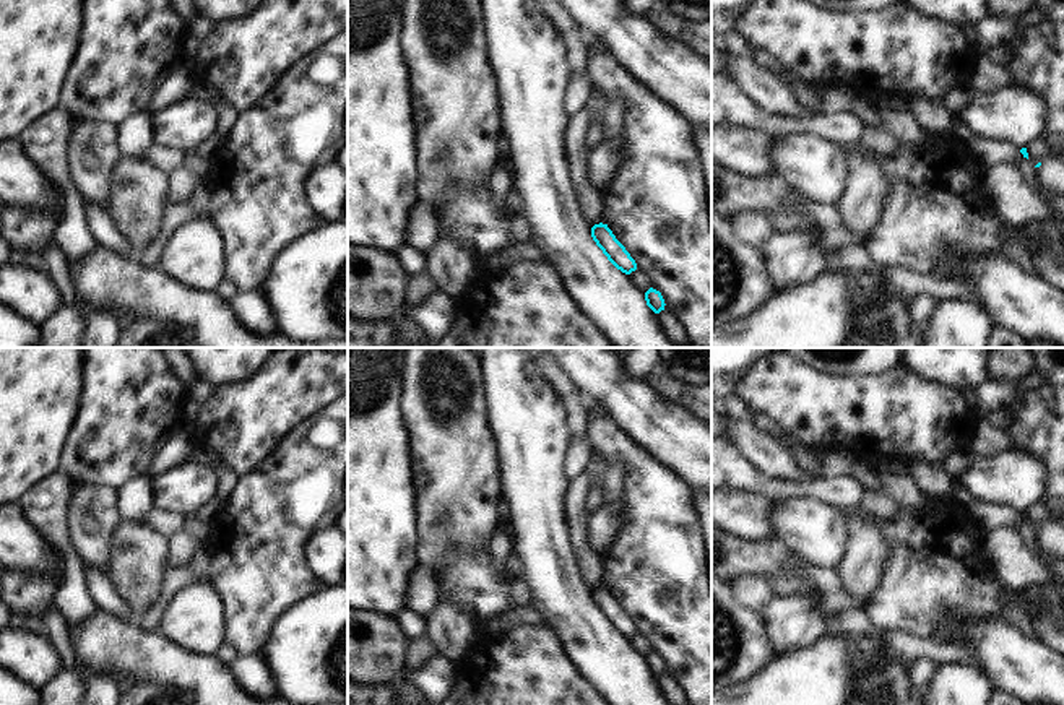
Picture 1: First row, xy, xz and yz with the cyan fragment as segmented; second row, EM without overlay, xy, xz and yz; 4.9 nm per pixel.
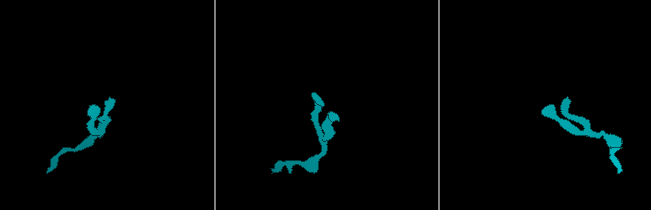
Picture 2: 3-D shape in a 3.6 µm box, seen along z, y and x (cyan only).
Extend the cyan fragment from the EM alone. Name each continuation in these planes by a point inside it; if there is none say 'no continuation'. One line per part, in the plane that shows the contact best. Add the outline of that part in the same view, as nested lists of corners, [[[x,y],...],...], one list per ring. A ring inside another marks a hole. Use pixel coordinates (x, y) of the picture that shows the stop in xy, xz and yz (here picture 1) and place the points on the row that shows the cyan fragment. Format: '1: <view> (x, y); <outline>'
no continuation

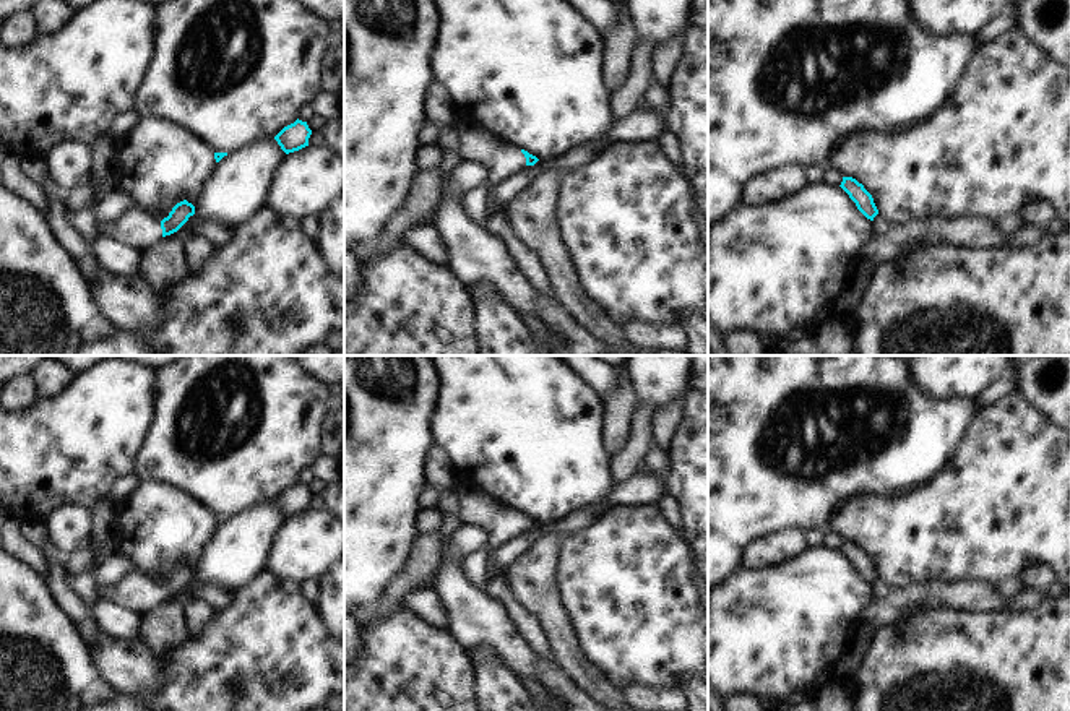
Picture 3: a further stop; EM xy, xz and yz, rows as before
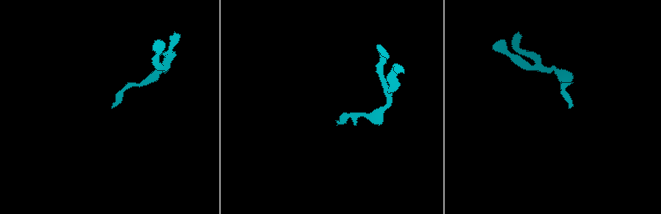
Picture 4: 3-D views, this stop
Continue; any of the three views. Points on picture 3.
1: xy (137, 228); [[[132,208],[109,226],[97,226],[97,235],[112,237],[143,252],[159,242],[162,229],[161,221],[154,219],[148,211]]]

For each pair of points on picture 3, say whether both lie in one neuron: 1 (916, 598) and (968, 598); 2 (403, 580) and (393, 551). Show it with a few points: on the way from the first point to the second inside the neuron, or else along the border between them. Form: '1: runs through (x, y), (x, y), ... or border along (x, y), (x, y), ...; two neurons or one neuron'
1: runs through (929, 594), (955, 594); one neuron
2: border along (418, 536), (406, 564), (375, 599); two neurons

